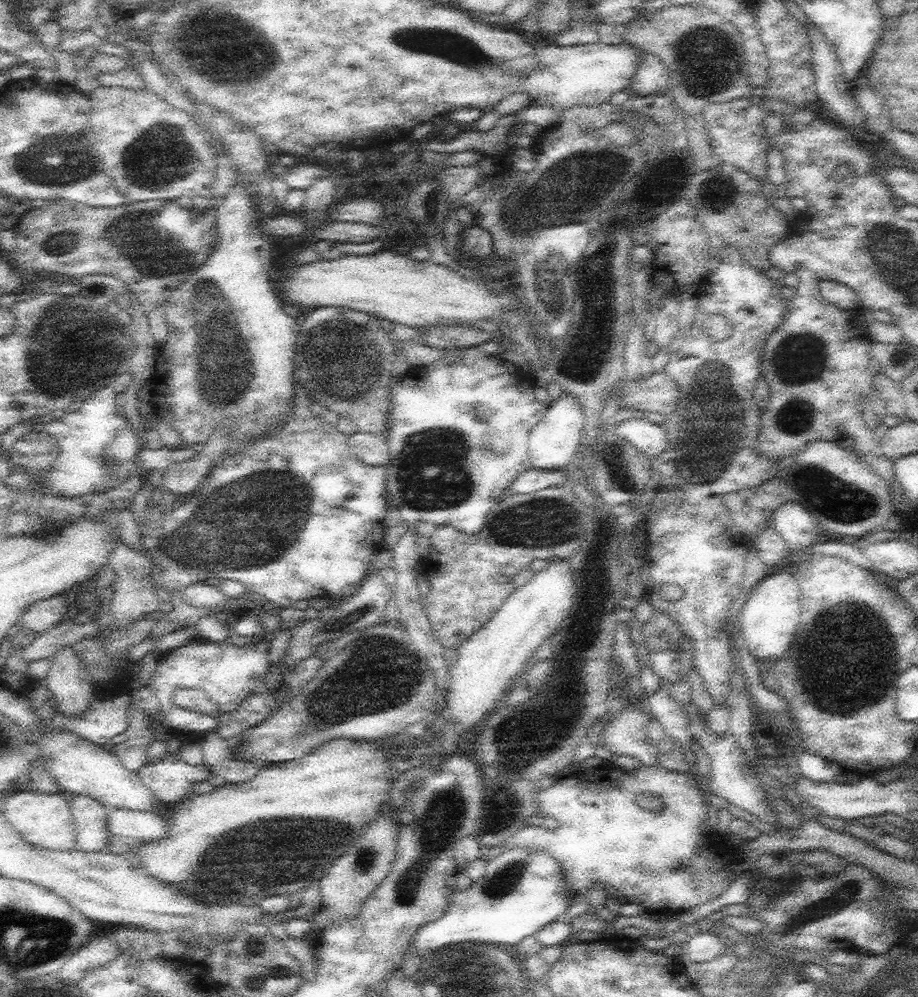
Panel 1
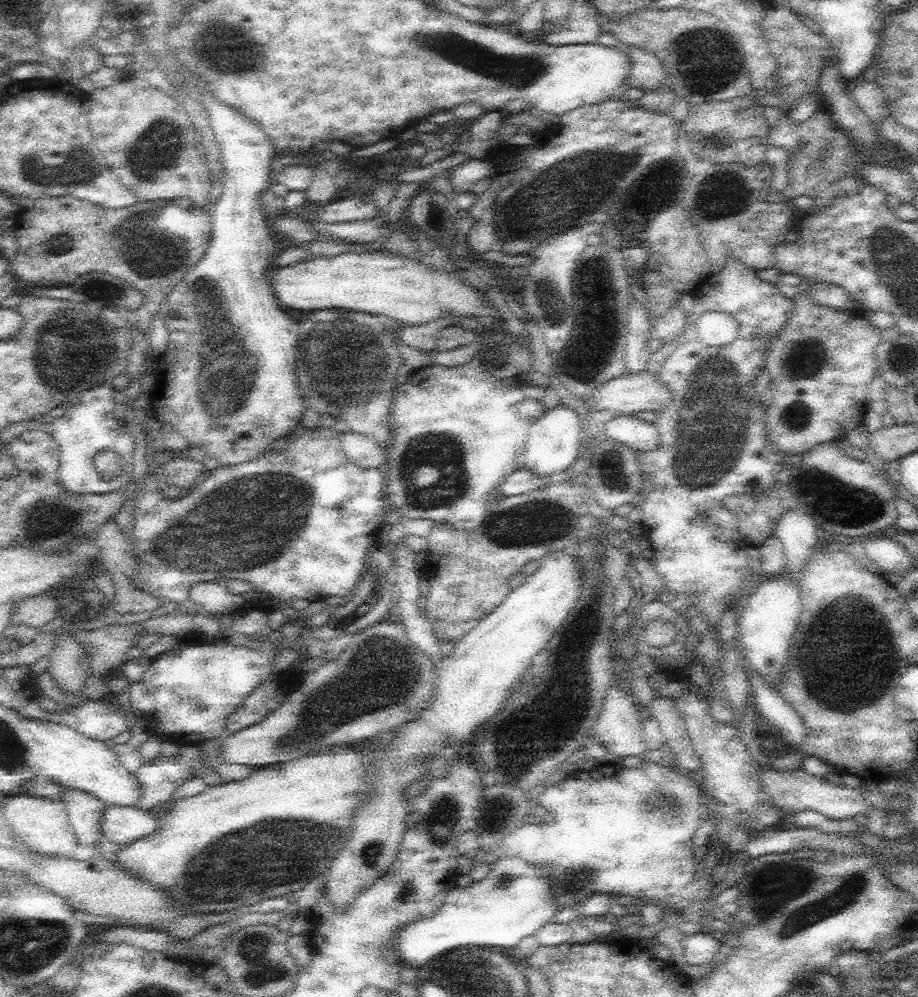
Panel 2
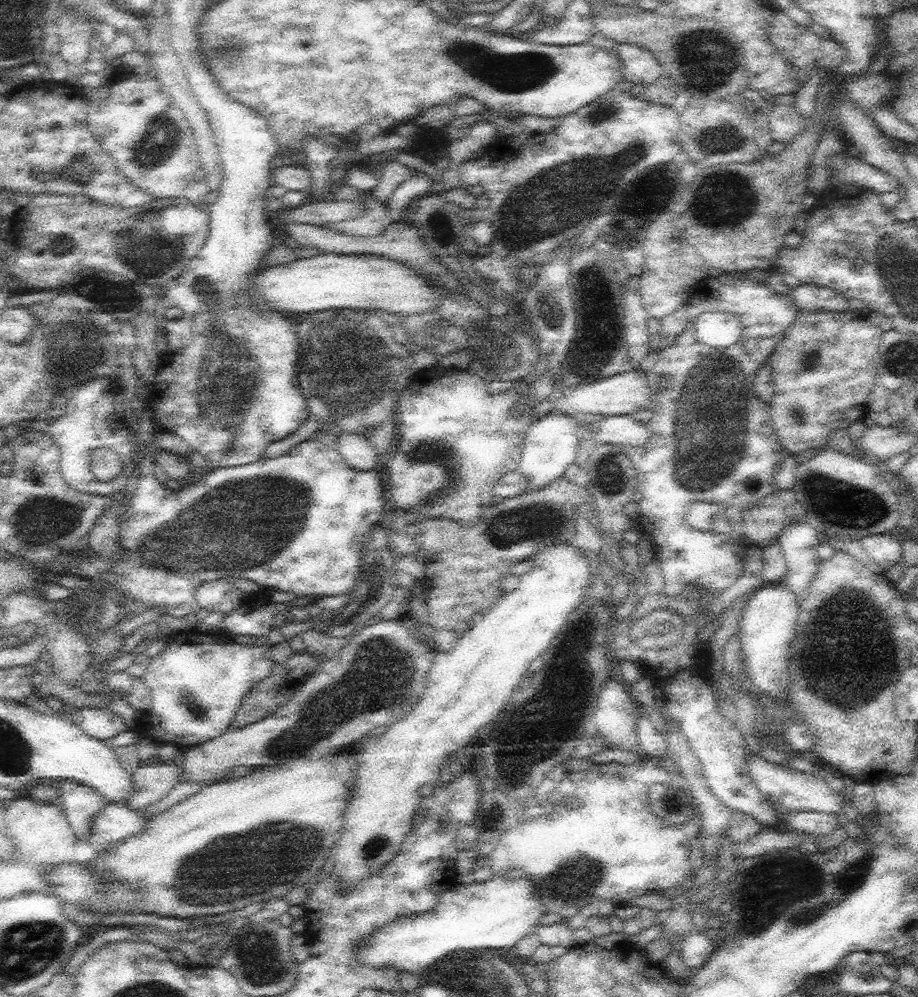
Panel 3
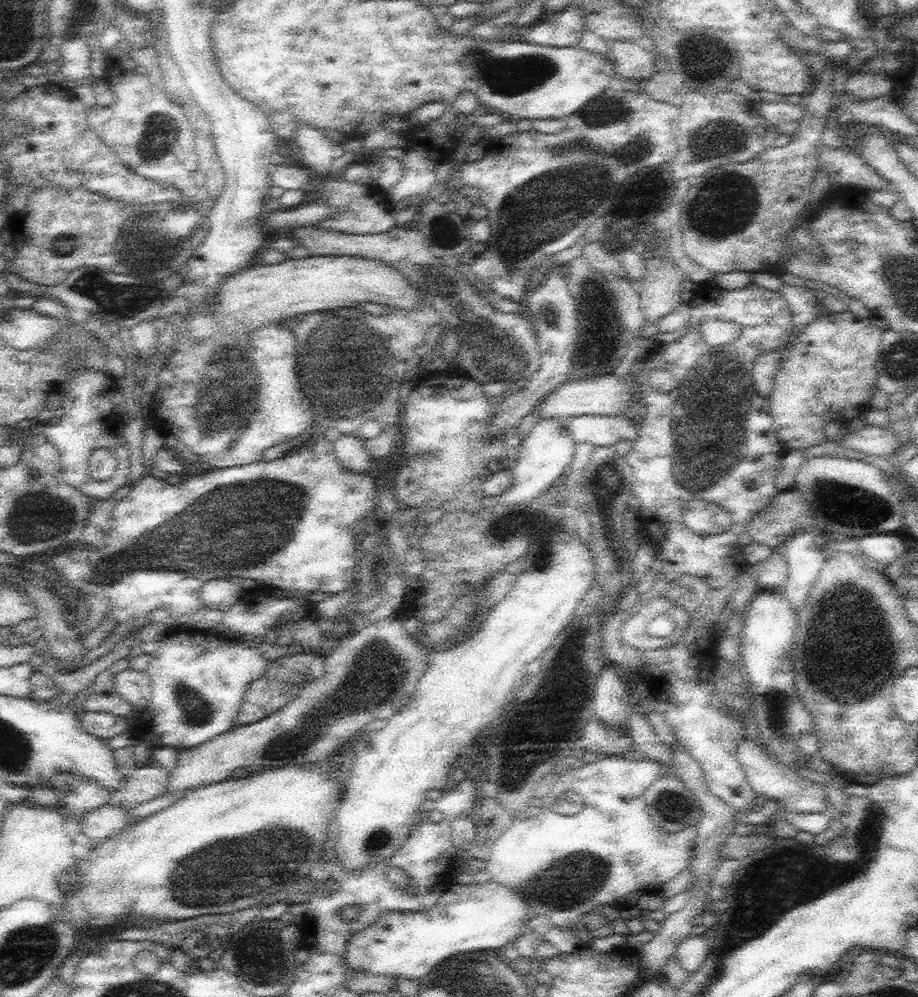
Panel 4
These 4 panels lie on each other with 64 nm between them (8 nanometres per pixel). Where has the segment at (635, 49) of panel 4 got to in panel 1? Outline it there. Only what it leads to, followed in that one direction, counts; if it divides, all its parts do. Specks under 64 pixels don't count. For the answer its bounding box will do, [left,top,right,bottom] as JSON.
[629,52,671,96]

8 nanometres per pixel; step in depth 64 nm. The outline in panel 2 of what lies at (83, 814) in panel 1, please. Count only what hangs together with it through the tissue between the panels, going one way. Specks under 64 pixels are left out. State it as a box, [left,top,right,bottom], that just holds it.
[61,788,105,846]

